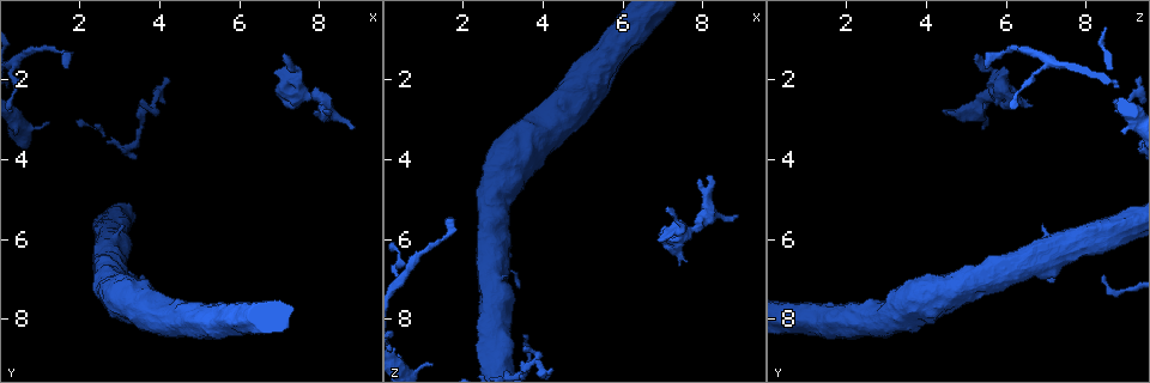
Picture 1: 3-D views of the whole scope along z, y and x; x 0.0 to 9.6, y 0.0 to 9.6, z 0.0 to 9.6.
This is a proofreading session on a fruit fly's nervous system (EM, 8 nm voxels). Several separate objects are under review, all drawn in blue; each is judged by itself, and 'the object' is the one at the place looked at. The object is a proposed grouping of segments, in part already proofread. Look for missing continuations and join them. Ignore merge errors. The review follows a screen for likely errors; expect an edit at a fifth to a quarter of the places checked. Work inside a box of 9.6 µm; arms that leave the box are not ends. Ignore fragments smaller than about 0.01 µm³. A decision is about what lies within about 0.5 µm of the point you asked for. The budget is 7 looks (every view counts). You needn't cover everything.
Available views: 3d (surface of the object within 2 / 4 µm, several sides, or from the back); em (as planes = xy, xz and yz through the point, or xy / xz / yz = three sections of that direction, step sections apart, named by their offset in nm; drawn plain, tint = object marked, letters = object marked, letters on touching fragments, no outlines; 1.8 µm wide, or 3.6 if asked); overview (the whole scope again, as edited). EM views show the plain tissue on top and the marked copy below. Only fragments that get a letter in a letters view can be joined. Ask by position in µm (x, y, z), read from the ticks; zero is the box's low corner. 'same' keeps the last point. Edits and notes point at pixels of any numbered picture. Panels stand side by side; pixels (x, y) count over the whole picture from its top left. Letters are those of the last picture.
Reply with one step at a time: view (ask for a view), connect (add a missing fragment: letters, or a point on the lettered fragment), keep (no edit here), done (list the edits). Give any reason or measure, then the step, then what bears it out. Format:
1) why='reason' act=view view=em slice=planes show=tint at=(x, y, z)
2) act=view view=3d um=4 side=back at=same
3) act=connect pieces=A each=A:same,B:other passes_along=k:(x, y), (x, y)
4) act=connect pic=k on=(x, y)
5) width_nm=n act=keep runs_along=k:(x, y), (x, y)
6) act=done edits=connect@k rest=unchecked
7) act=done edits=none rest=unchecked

why='free end' act=view view=3d um=2 at=(8.20, 2.85, 4.40)

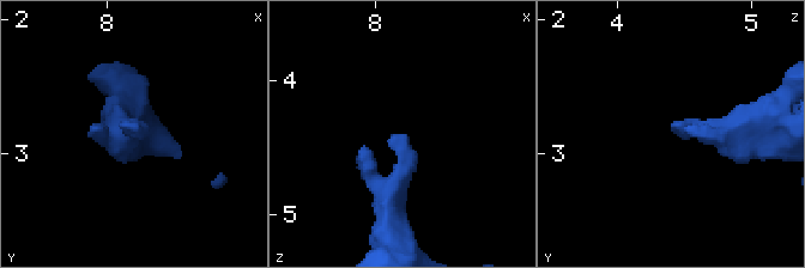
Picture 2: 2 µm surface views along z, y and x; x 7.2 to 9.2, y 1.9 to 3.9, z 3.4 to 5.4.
act=view view=em slice=yz step=8 show=letters at=(8.18, 2.82, 4.38)

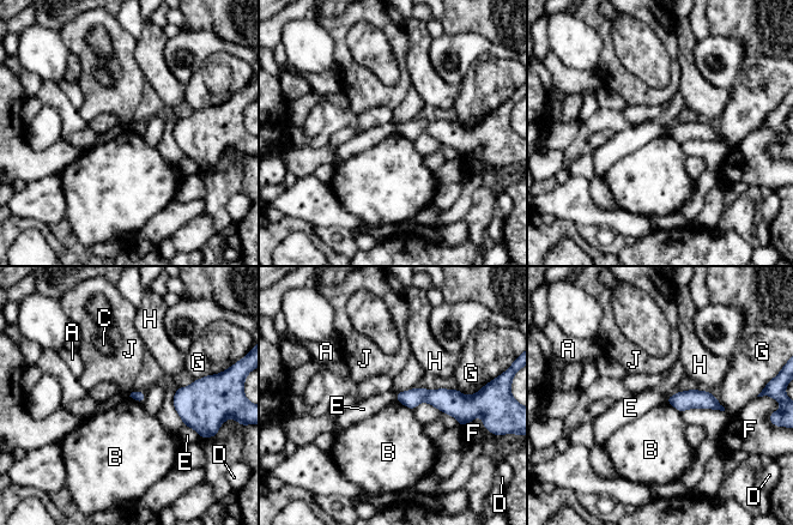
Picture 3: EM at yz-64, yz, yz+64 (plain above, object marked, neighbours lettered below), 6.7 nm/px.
act=view view=em slice=planes show=letters at=same

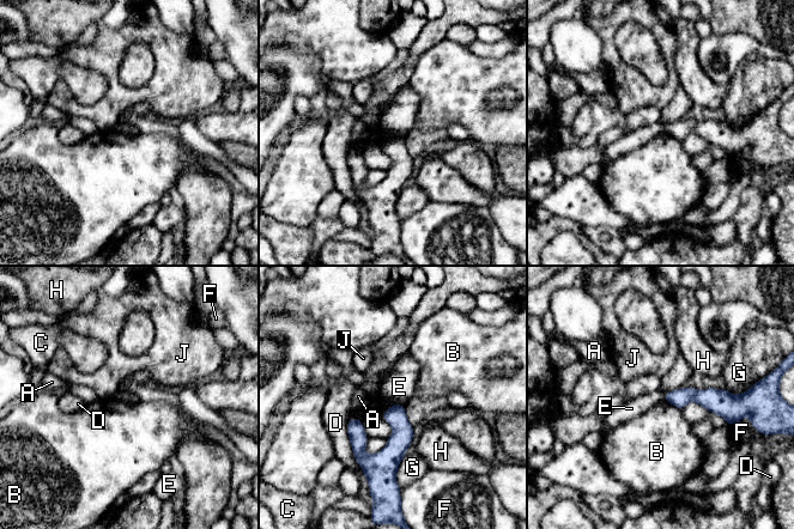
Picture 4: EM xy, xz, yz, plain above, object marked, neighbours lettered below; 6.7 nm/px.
act=keep each=A:other,B:other,C:other,D:other,E:other,F:other,G:other,H:other,J:other runs_along=4:(400, 407), (399, 441), (368, 467) found='no lettered fragment goes on from it'

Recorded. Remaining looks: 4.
why='thin end' act=view view=em slice=planes show=tint at=(7.00, 1.35, 5.30)

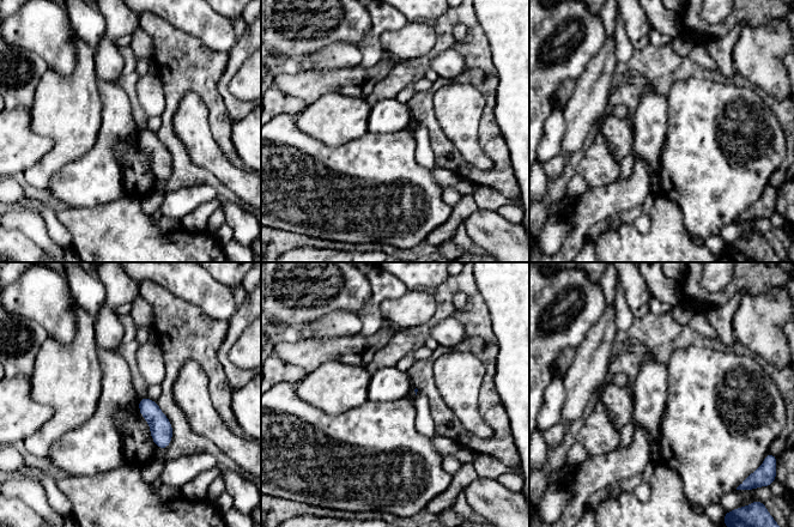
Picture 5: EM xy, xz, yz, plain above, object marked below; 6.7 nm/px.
act=view view=em slice=planes show=letters at=same

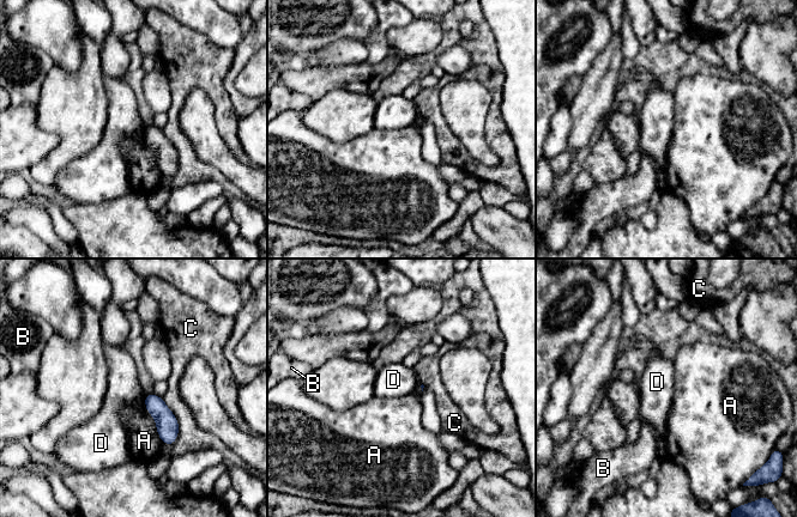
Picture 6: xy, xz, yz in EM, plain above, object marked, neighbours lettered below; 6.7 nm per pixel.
act=keep each=A:other,B:other,C:other,D:other border=6:(144, 396), (145, 400) found='no lettered fragment goes on from it'

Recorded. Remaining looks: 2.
why='tapers out' act=view view=3d um=4 side=back at=(3.55, 2.40, 8.75)

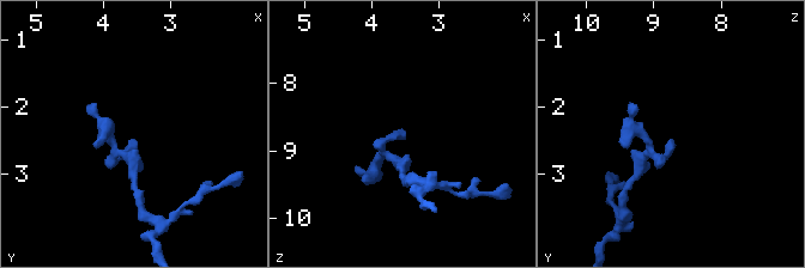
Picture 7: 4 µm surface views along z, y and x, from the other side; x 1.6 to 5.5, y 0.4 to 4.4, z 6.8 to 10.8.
act=view view=em slice=planes show=letters at=(3.55, 2.50, 8.75)

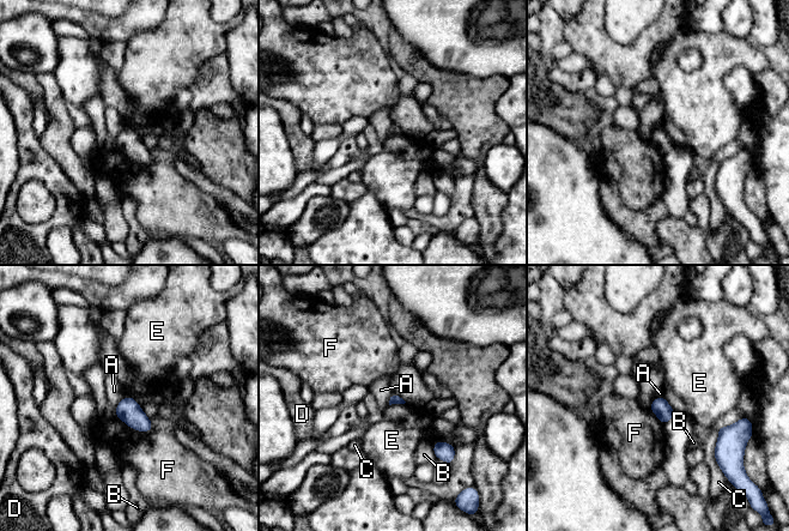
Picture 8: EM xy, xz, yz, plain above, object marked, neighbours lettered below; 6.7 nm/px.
act=keep each=A:other,B:other,C:other,D:other,E:other,F:other border=8:(393, 392), (388, 404) found='none of them fits'

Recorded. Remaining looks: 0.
act=done edits=none rest=unchecked

